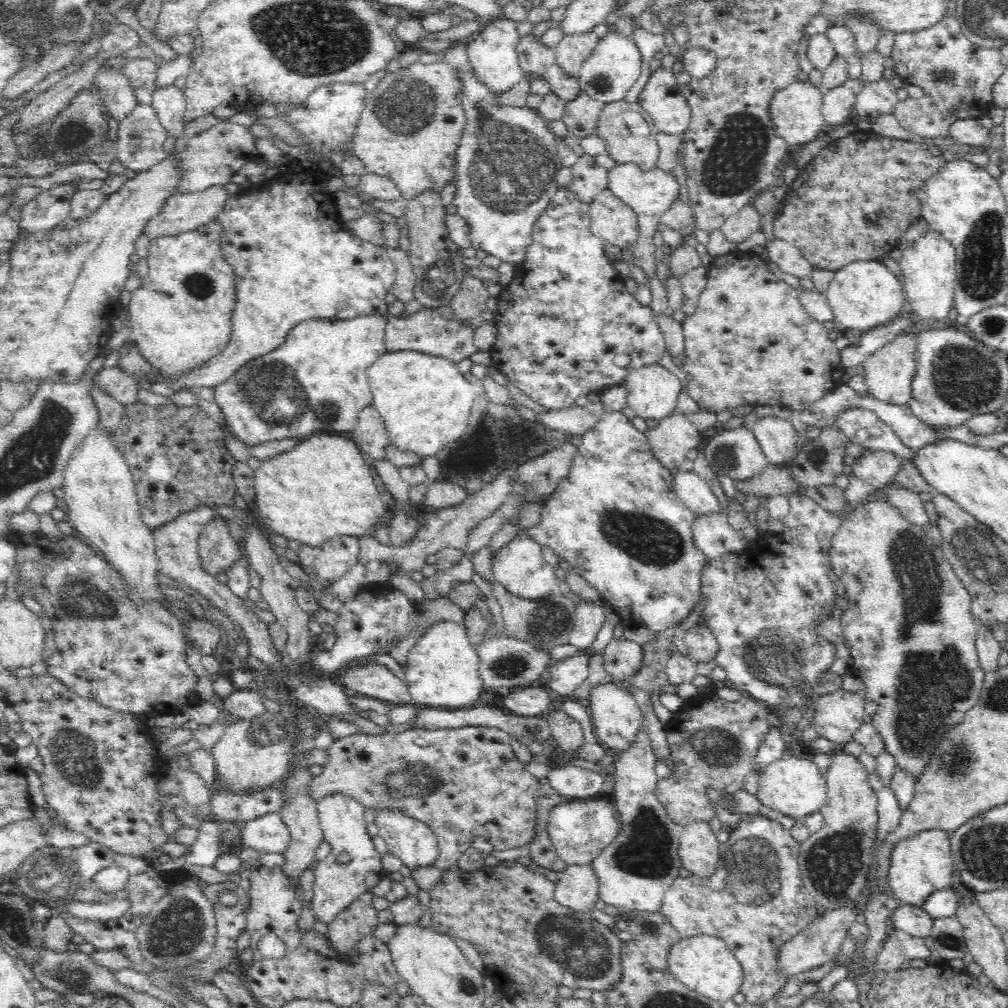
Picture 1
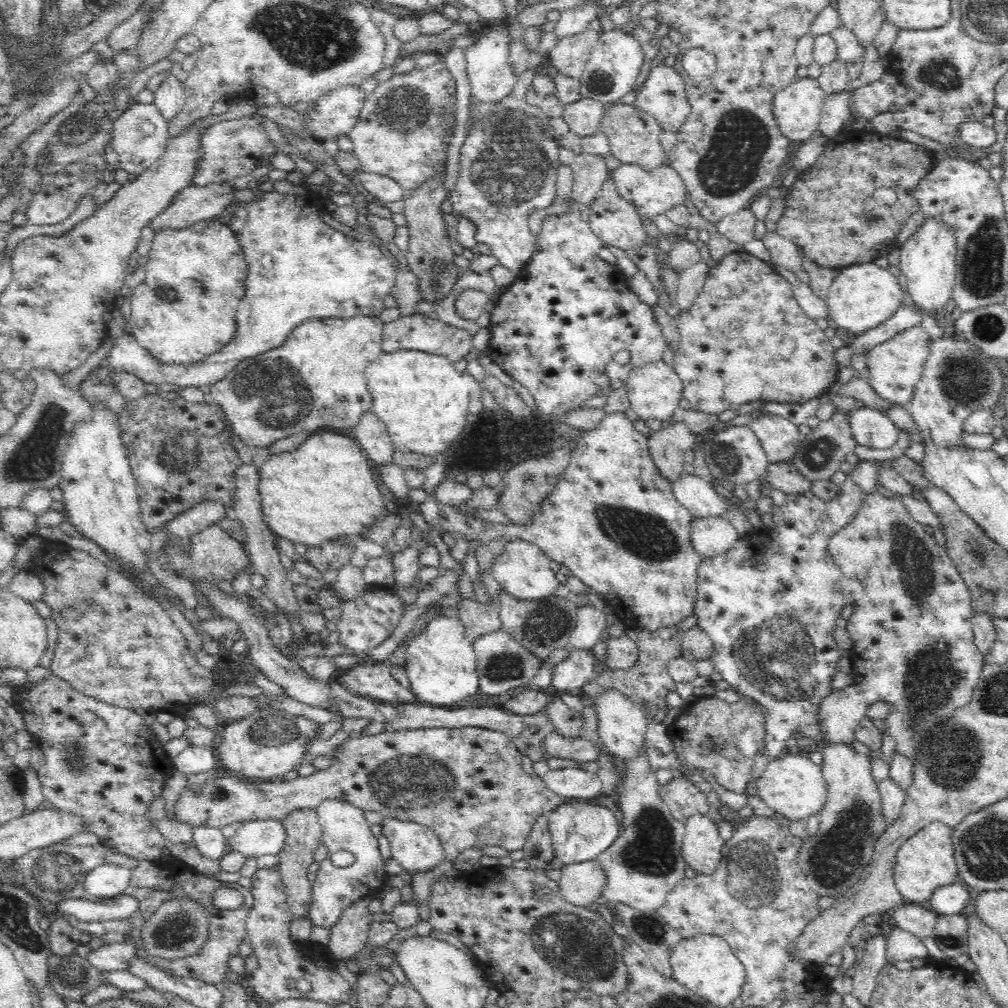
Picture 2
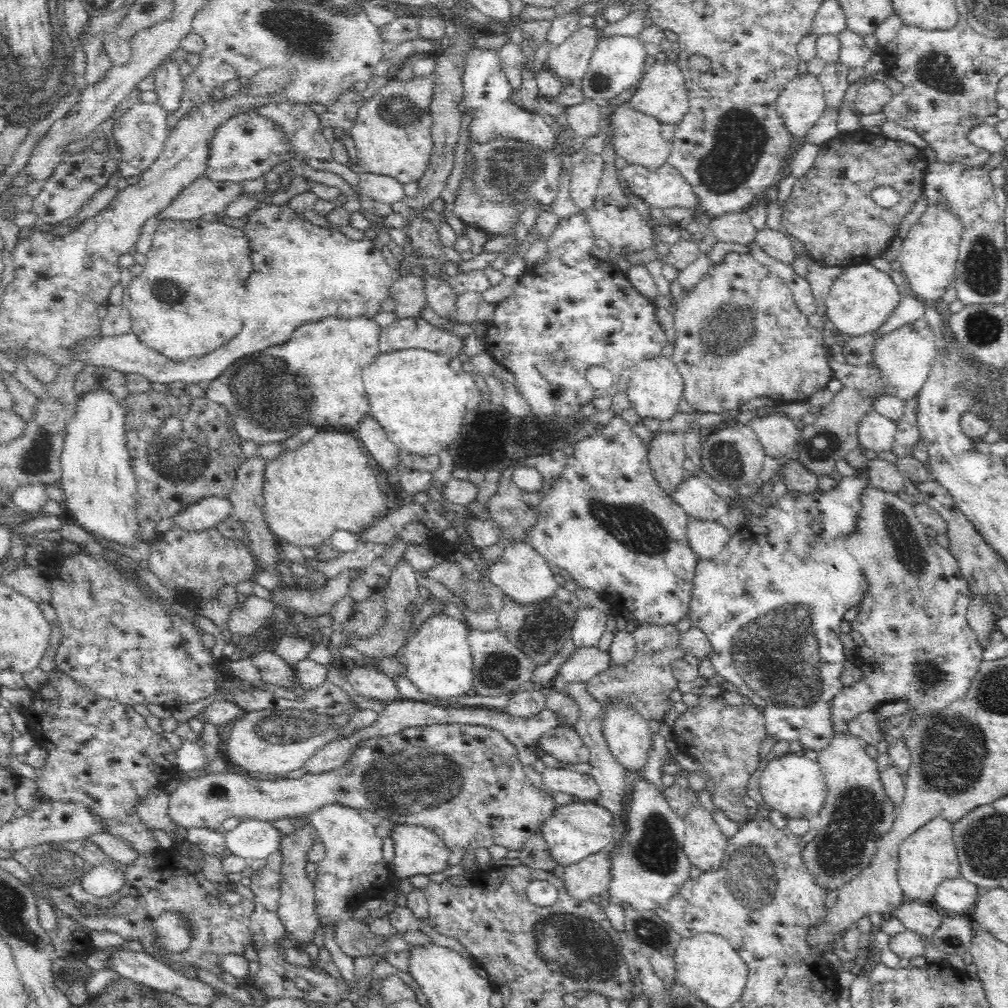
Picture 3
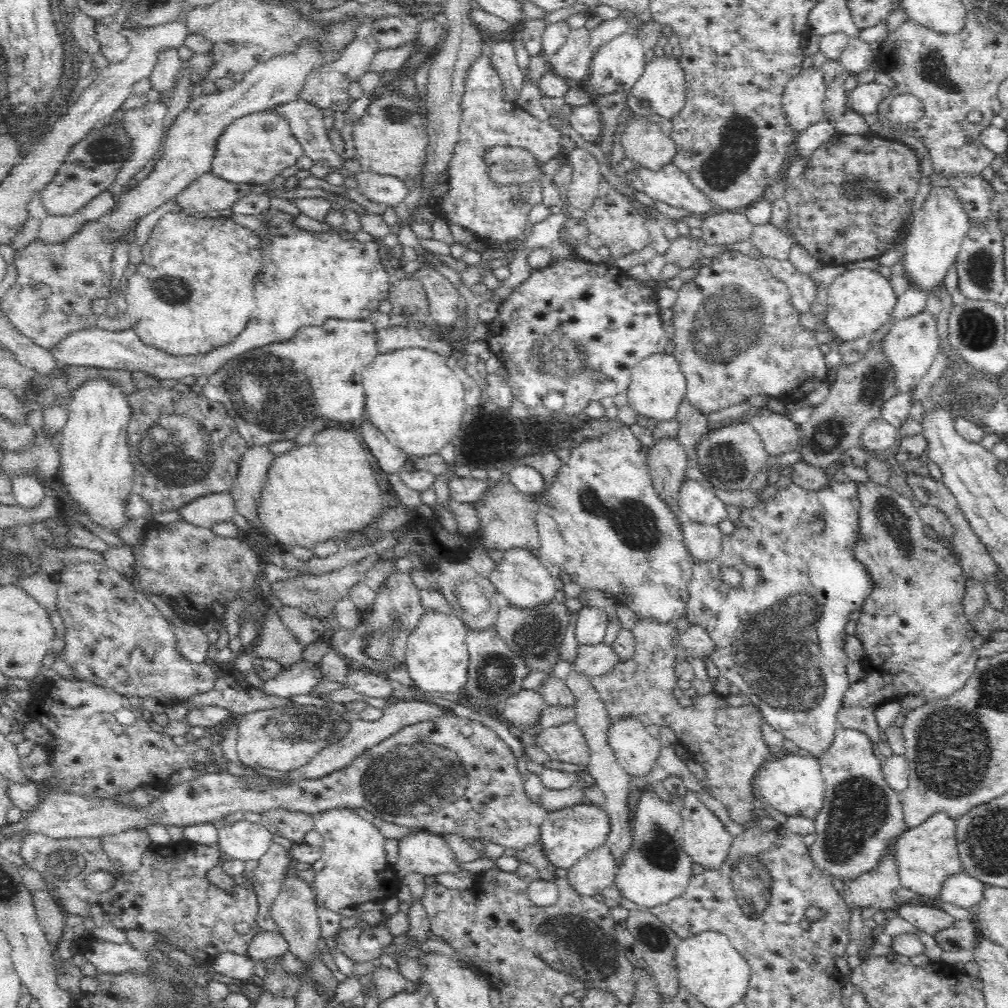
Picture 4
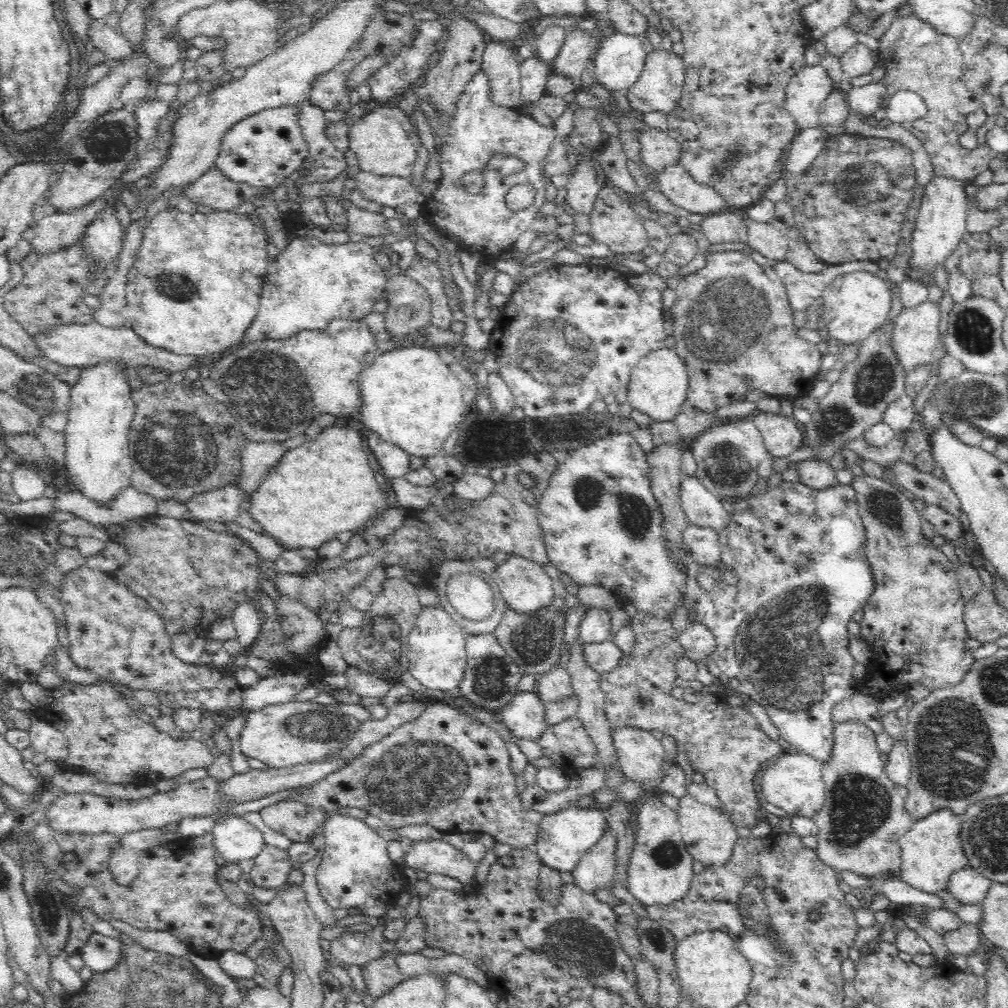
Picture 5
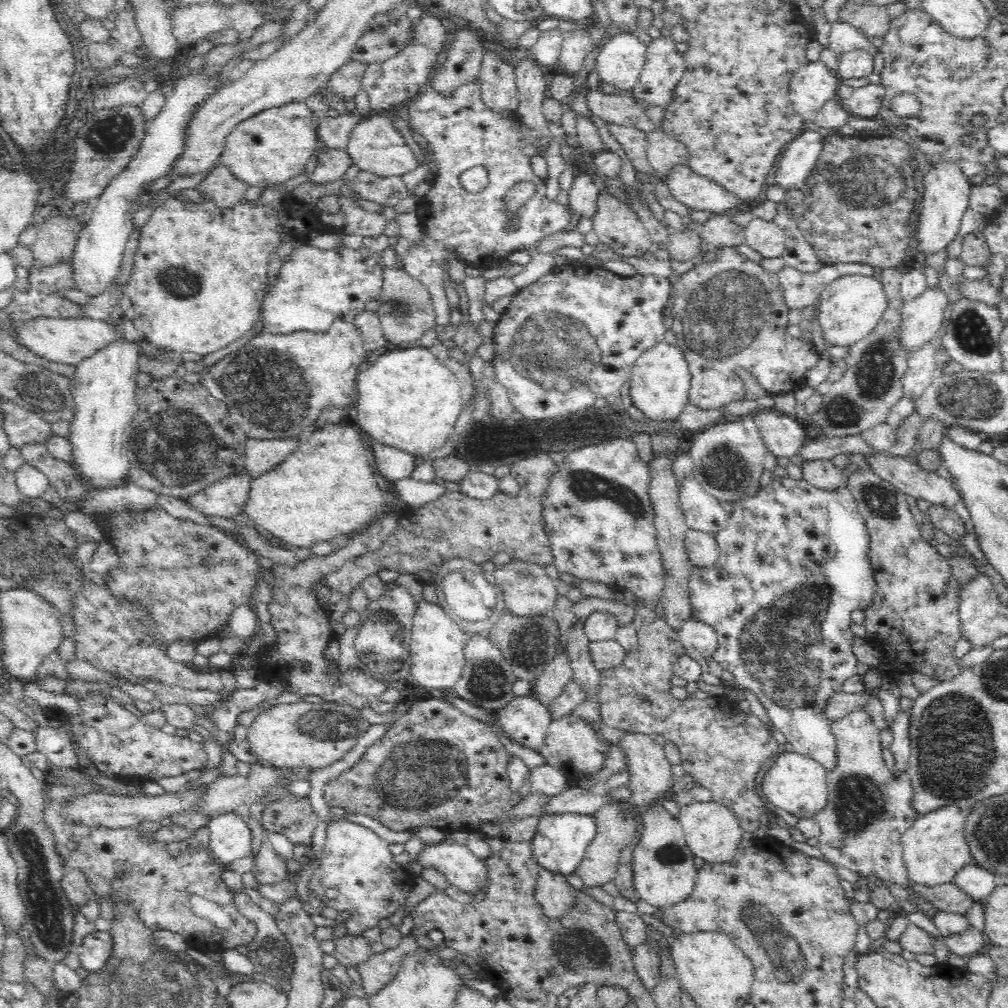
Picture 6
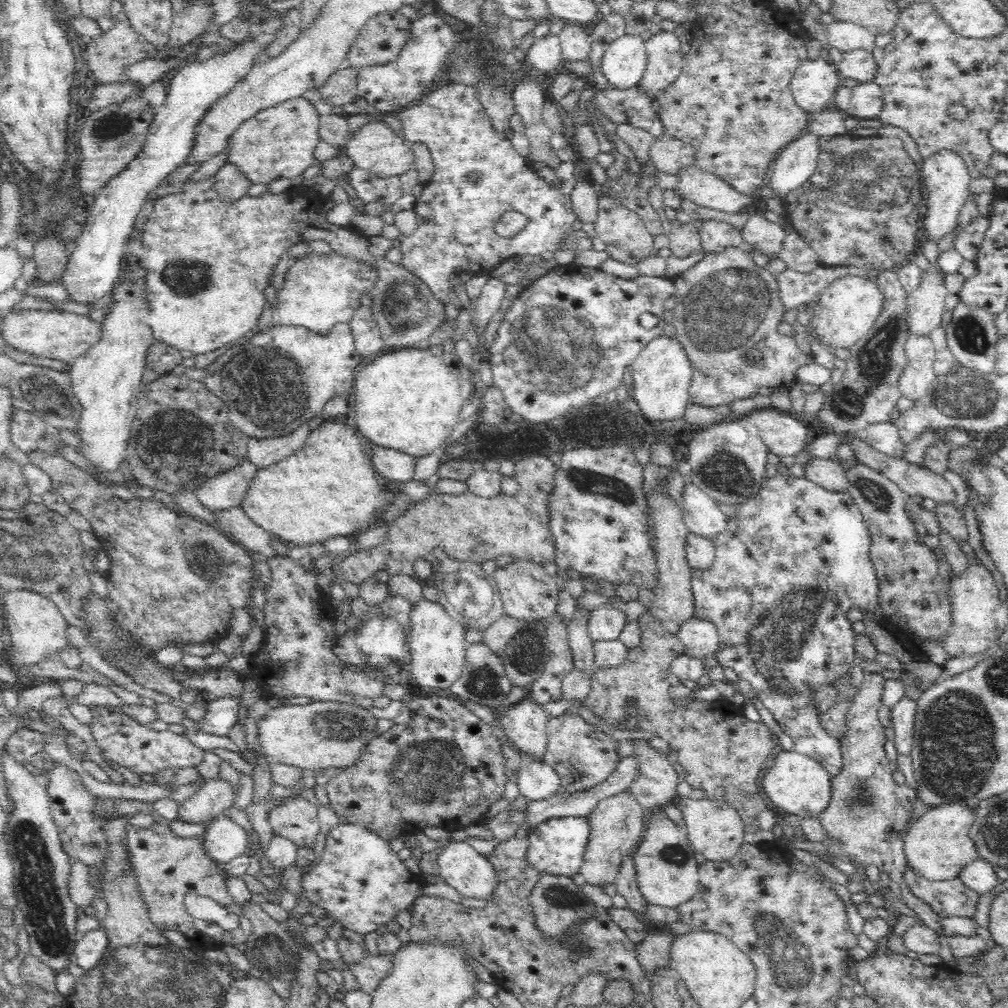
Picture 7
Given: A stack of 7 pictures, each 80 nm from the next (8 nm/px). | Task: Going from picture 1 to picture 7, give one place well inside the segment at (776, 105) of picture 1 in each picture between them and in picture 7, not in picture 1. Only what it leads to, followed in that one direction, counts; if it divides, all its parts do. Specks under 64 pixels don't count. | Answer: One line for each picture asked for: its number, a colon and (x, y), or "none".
2: (798, 107)
3: (801, 104)
4: (804, 94)
5: (811, 85)
6: (812, 86)
7: (814, 84)

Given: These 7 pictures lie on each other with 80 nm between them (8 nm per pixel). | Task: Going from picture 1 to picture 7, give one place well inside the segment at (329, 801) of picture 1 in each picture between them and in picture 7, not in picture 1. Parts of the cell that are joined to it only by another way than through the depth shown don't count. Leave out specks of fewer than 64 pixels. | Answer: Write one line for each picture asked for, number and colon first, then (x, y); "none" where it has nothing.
2: (344, 827)
3: (354, 870)
4: (354, 869)
5: (356, 871)
6: (358, 876)
7: (360, 882)

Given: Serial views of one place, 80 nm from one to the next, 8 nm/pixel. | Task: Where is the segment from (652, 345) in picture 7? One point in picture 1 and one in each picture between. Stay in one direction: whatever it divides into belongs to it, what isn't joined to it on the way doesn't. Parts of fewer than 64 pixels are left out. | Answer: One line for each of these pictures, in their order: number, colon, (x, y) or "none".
1: (653, 391)
2: (655, 390)
3: (655, 390)
4: (658, 386)
5: (659, 385)
6: (660, 379)

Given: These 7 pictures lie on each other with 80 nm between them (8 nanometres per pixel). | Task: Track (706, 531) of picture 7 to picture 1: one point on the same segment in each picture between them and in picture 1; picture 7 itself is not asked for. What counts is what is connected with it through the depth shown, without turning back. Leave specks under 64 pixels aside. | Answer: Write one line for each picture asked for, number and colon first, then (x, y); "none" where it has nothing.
1: (691, 489)
2: (693, 492)
3: (699, 501)
4: (698, 502)
5: (703, 509)
6: (703, 512)

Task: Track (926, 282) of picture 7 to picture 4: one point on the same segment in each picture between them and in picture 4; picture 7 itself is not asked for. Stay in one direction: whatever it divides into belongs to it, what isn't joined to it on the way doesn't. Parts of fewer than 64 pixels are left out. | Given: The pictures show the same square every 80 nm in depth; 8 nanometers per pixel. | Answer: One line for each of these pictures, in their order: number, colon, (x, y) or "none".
4: (912, 344)
5: (917, 332)
6: (923, 316)

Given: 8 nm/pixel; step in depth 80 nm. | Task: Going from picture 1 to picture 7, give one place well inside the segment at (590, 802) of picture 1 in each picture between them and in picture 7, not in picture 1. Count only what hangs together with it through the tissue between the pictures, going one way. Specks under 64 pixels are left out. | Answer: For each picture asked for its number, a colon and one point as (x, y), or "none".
2: (579, 832)
3: (573, 832)
4: (566, 835)
5: (564, 837)
6: (560, 843)
7: (557, 847)

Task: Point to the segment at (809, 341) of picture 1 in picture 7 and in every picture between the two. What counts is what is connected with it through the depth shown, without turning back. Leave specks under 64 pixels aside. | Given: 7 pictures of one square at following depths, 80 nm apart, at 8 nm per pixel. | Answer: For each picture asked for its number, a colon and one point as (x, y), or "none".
2: (744, 338)
3: (739, 335)
4: (737, 334)
5: (734, 328)
6: (729, 313)
7: (727, 309)

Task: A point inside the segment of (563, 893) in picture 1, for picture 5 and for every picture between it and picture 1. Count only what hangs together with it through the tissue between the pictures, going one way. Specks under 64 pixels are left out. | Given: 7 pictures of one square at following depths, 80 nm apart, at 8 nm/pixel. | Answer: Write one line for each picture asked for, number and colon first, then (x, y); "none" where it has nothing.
2: (582, 883)
3: (591, 877)
4: (597, 870)
5: (596, 870)

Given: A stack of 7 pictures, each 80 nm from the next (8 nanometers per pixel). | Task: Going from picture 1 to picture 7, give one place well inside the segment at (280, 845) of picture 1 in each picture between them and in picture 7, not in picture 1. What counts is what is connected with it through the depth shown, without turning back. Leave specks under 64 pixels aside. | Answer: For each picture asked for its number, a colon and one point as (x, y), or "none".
2: (255, 838)
3: (253, 839)
4: (243, 840)
5: (235, 839)
6: (231, 838)
7: (225, 839)

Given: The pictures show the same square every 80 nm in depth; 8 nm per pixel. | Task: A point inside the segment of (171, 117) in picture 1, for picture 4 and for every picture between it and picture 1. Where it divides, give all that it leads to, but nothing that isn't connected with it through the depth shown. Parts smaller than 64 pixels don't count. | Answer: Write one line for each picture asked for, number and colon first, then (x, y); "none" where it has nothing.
2: (169, 97)
3: (168, 83)
4: (163, 77)

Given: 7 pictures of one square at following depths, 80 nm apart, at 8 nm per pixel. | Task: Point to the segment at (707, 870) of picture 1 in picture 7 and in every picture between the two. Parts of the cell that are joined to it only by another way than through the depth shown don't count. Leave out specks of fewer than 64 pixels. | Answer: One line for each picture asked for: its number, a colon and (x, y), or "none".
2: (702, 848)
3: (705, 845)
4: (705, 839)
5: (710, 834)
6: (713, 833)
7: (716, 830)

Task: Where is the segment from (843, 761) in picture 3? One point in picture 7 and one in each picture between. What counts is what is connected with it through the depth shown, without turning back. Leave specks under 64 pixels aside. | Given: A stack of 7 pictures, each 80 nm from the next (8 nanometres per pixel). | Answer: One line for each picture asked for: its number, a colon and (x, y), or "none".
4: (862, 817)
5: (864, 815)
6: (869, 809)
7: (865, 820)

